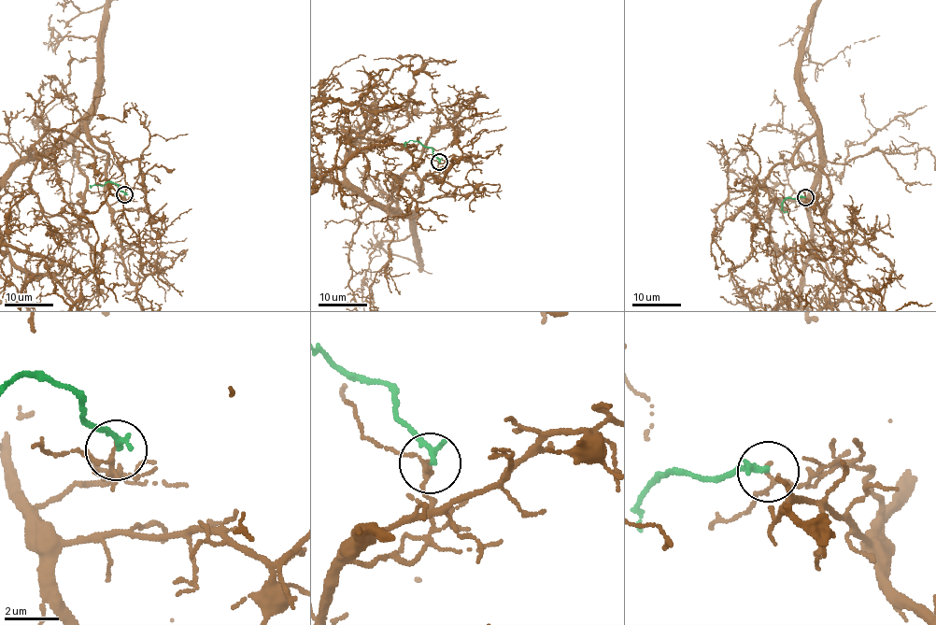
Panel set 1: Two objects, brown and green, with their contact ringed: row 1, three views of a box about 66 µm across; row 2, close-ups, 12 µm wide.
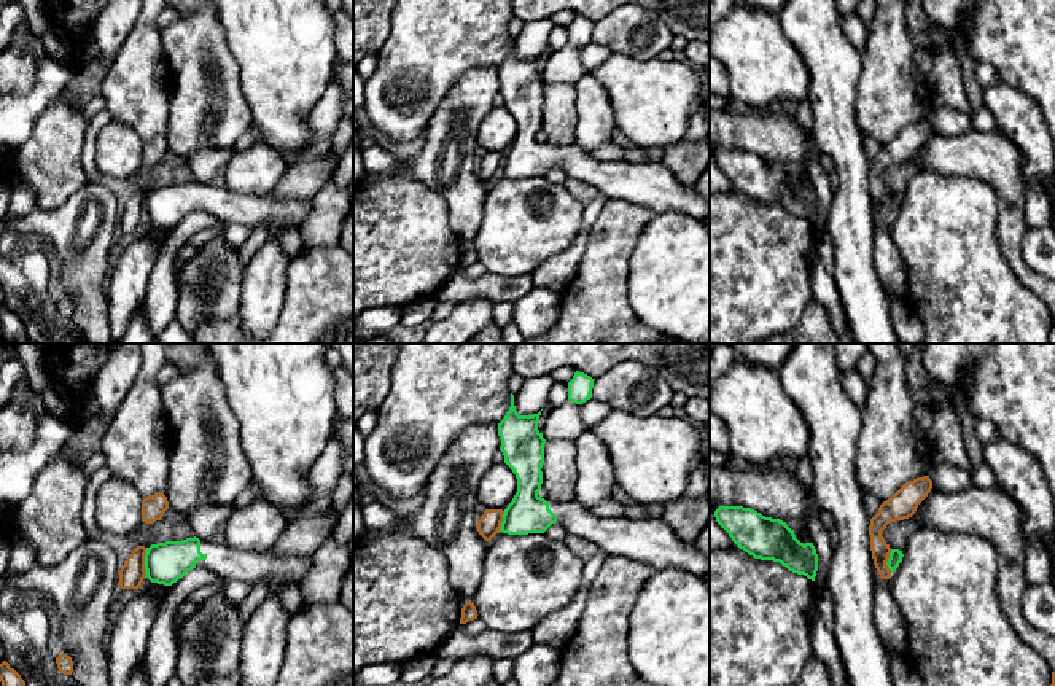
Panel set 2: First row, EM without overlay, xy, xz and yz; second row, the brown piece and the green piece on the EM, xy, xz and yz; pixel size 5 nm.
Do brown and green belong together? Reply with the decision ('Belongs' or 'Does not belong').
Does not belong

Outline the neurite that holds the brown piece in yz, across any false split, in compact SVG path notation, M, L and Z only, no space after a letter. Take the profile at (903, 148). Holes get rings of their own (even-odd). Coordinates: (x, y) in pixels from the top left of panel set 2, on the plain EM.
M929 119L905 126L891 142L880 148L878 156L870 162L870 194L874 209L882 223L890 223L891 220L891 213L886 209L891 191L882 180L882 175L891 166L912 161L918 148L928 140L931 132L932 124L929 123Z

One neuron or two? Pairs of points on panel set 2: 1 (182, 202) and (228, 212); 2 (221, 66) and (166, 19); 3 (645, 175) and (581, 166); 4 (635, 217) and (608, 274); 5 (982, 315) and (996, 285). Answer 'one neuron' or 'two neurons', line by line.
1: one neuron
2: two neurons
3: one neuron
4: one neuron
5: one neuron

